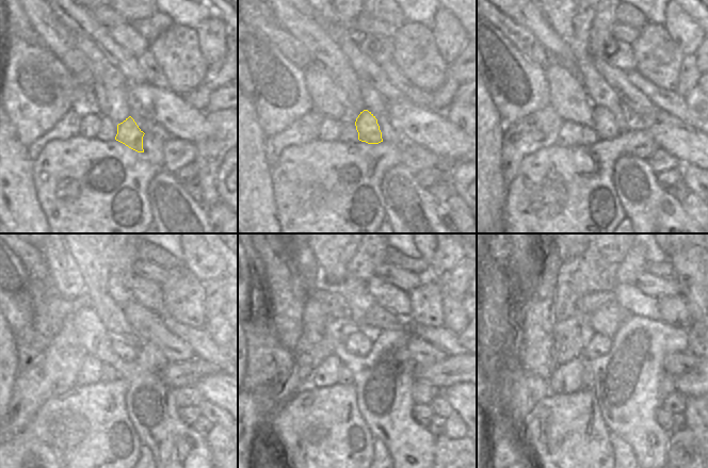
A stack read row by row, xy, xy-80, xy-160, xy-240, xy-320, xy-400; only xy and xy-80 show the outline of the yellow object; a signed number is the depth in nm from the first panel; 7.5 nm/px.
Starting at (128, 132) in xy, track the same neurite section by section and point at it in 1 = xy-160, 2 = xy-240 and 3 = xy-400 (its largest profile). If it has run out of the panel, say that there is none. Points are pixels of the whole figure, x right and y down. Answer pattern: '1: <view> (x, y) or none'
1: xy-160 (604, 124)
2: xy-240 (126, 353)
3: xy-400 (599, 344)

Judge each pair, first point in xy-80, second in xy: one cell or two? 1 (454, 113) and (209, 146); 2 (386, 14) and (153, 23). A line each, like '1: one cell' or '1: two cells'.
1: one cell
2: two cells

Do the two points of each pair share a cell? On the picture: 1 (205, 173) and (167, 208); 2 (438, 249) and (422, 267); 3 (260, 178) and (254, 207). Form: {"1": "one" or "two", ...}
{"1": "two", "2": "two", "3": "one"}

